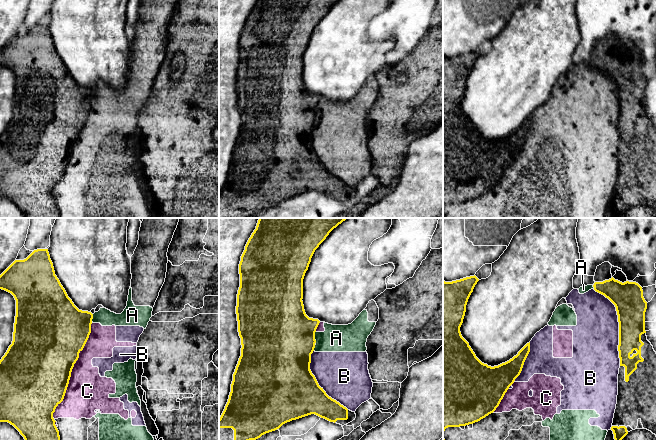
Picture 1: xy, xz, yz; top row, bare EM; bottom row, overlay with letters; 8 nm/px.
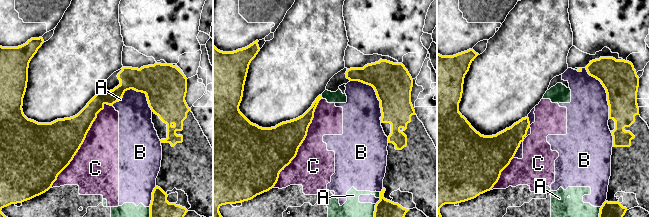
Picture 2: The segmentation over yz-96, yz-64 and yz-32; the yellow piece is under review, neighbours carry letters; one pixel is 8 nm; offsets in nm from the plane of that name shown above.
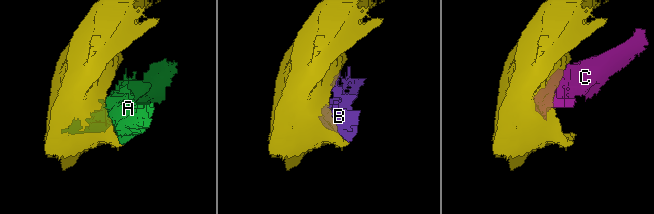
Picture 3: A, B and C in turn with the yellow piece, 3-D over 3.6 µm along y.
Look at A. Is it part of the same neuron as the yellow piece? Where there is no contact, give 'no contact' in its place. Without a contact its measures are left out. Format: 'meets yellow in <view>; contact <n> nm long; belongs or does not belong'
meets yellow in xz; contact 100 nm long; does not belong

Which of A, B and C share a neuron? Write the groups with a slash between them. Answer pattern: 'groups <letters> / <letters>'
groups A B C

